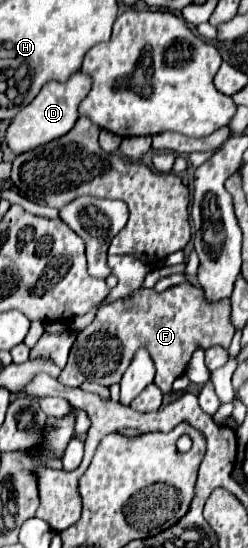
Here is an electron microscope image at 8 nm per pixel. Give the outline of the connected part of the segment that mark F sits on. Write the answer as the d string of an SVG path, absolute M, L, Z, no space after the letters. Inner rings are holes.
M178 284L160 294L154 288L142 288L128 300L116 300L102 306L94 322L78 332L68 364L58 376L60 384L80 386L82 382L96 382L112 386L122 378L134 354L140 348L146 348L156 364L156 386L168 394L172 382L184 374L186 364L196 350L196 344L192 344L192 324L188 324L188 320L192 320L192 304L204 312L204 292L198 284ZM188 288L192 288L196 296L188 296Z

